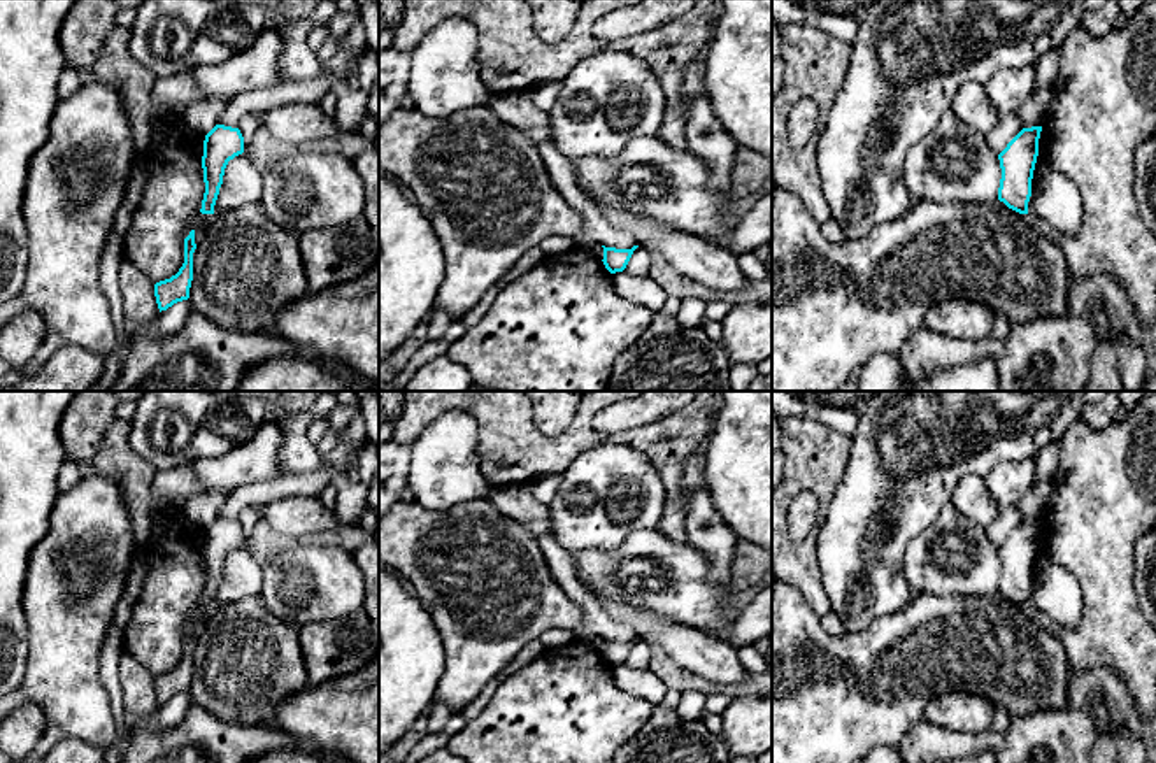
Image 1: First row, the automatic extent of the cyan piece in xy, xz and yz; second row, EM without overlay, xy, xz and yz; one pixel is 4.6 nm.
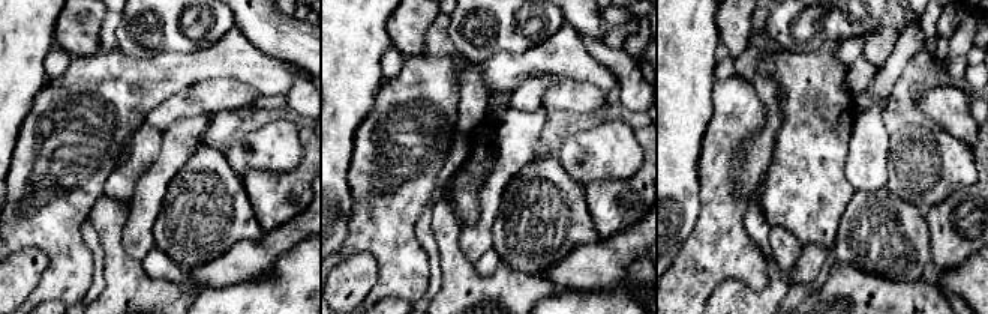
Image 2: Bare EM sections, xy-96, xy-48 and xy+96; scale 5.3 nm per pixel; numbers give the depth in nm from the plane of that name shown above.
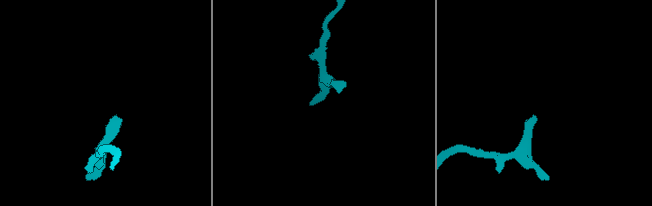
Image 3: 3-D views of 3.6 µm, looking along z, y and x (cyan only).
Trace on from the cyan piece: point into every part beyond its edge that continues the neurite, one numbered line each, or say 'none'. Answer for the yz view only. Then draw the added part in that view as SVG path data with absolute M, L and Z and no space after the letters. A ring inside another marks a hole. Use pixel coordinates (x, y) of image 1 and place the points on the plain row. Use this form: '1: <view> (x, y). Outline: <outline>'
none

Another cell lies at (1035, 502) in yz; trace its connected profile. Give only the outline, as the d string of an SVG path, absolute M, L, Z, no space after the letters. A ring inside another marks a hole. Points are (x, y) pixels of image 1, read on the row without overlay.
M1056 468L1051 475L1033 484L1033 488L1017 503L1023 521L1040 519L1047 512L1054 486L1061 477L1061 470Z

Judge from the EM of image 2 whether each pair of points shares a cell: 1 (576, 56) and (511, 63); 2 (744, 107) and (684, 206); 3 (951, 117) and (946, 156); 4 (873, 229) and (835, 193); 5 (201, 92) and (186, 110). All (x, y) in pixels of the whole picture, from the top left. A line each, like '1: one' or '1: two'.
1: one
2: two
3: two
4: two
5: two

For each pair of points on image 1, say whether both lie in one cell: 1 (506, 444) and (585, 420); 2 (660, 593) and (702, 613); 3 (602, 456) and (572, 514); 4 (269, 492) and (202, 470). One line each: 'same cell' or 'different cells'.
1: same cell
2: same cell
3: same cell
4: different cells

